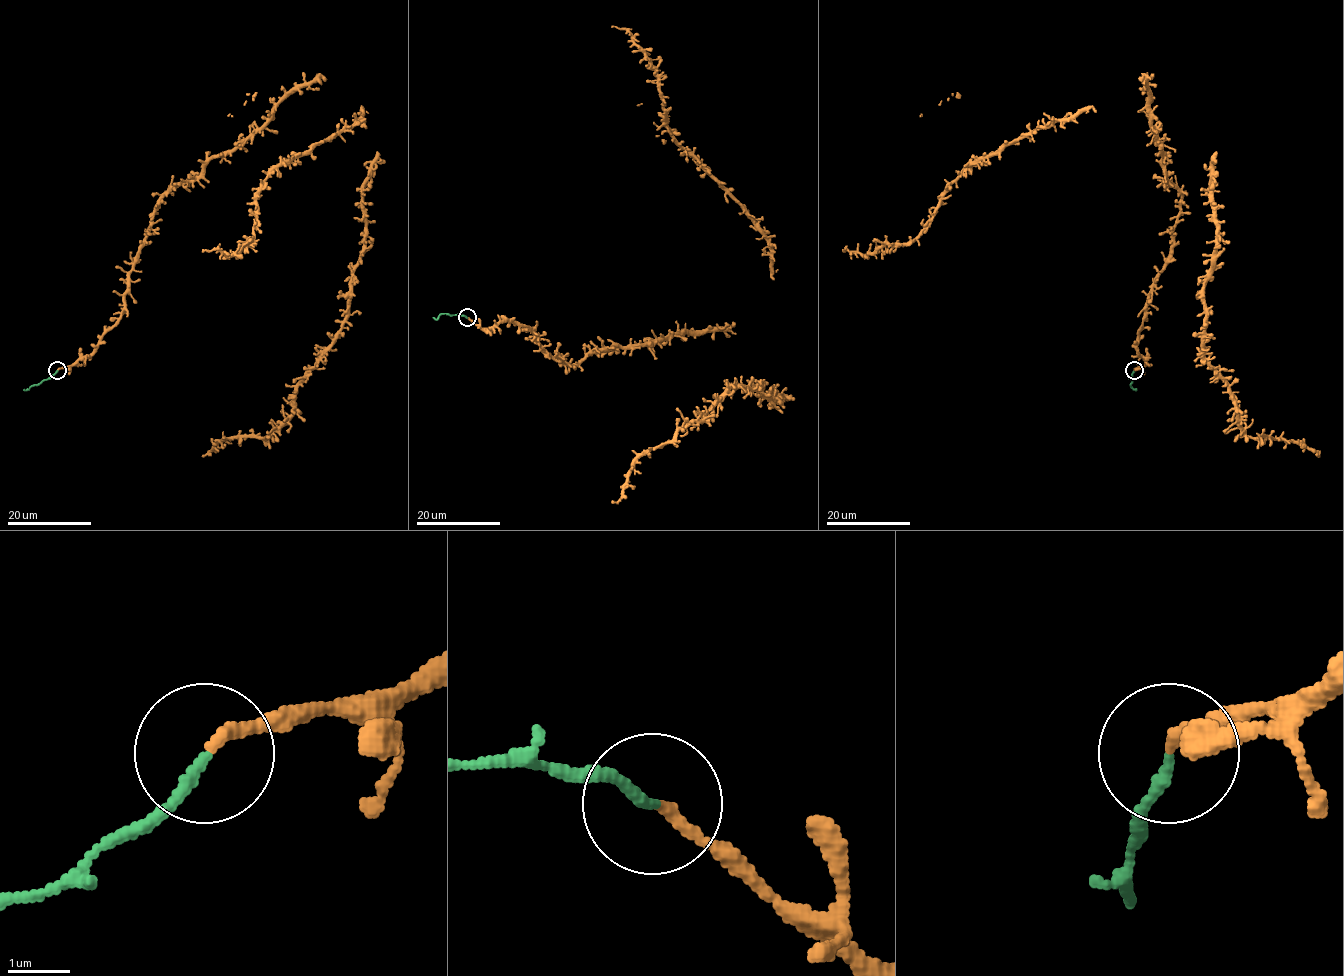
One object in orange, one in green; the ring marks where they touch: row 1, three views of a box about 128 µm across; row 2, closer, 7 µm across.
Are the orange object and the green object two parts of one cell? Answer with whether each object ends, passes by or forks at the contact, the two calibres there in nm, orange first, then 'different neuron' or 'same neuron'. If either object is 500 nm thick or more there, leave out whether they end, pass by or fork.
orange ends there; green ends there; 180 nm thick on the orange side, 150 nm on the other; different neuron

